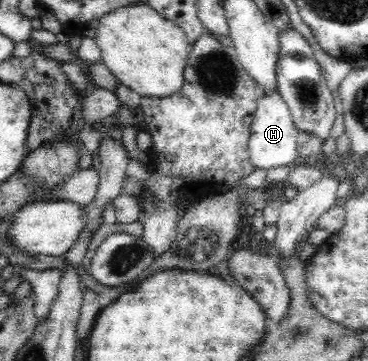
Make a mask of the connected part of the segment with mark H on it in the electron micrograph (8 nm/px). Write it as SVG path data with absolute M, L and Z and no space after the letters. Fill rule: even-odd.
M276 90L269 96L263 96L258 101L250 127L250 138L248 141L248 159L251 160L254 169L273 169L283 167L298 160L297 140L298 129L291 119L288 105L283 101L280 93Z

